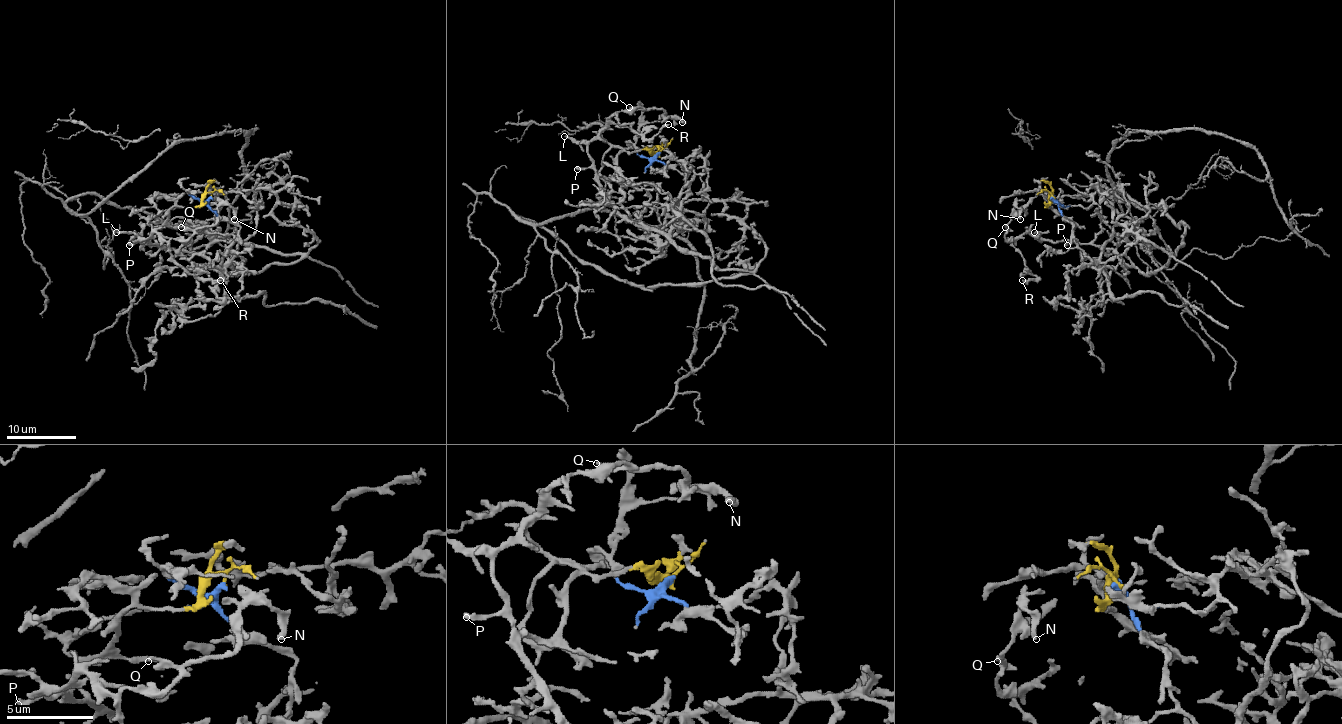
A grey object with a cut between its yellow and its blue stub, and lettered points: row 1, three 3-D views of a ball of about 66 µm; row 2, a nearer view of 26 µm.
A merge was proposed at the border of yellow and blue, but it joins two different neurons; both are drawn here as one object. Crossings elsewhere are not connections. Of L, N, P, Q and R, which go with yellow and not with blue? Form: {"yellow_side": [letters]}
{"yellow_side": ["L", "N", "P", "Q", "R"]}

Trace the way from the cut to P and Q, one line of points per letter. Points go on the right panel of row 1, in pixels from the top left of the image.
P: (1053, 197), (1050, 195), (1048, 207), (1076, 224), (1074, 237), (1065, 242), (1067, 245)
Q: (1053, 197), (1048, 207), (1076, 224), (1070, 240), (1041, 240), (1025, 233), (1011, 240), (1004, 228)

